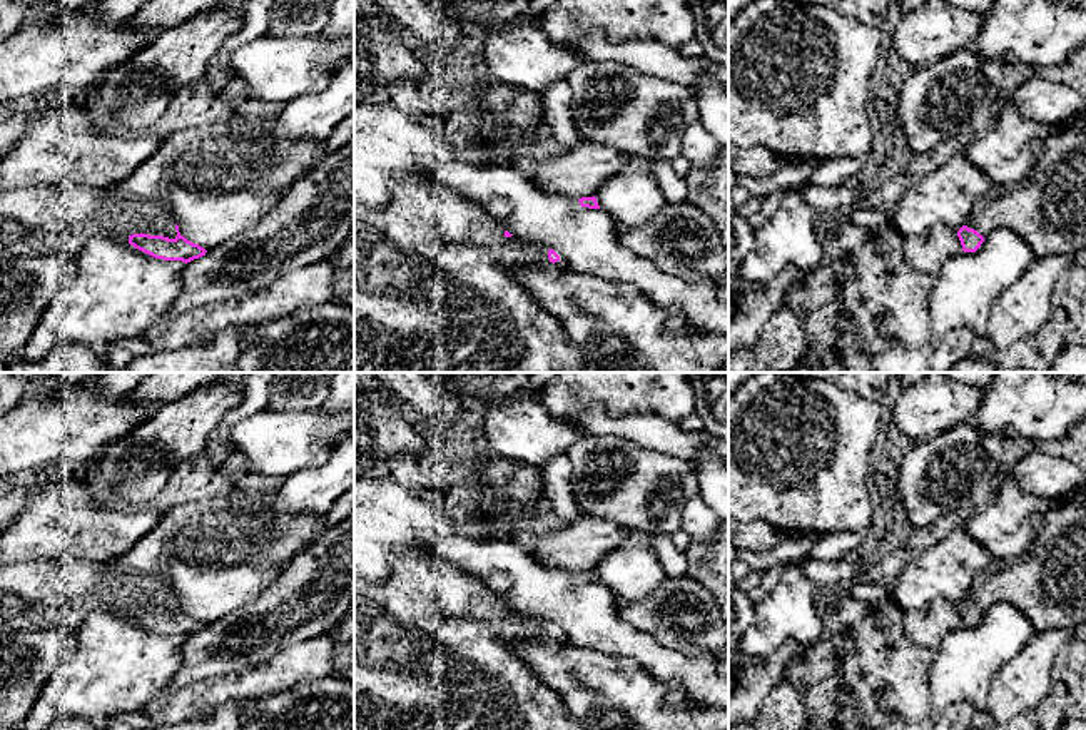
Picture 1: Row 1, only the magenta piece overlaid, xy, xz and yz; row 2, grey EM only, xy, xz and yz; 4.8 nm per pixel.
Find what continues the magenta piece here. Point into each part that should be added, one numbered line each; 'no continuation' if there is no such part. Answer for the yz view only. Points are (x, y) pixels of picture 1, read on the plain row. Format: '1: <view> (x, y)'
1: yz (1046, 582)

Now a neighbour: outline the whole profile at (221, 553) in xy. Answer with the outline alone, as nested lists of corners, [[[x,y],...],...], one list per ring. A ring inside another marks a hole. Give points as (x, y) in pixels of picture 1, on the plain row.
[[[234,493],[167,509],[144,538],[107,566],[115,573],[164,576],[180,610],[211,625],[257,600],[292,556],[327,528],[326,515],[277,513],[271,499]]]

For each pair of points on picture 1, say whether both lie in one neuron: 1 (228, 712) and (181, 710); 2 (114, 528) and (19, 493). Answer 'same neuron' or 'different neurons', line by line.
1: different neurons
2: different neurons

